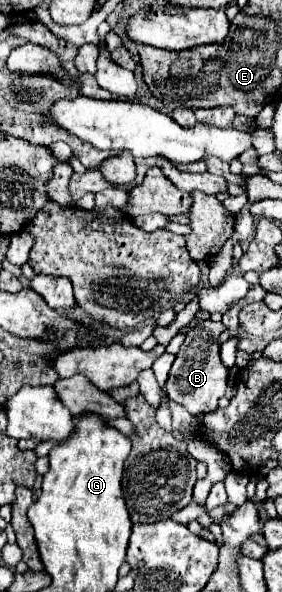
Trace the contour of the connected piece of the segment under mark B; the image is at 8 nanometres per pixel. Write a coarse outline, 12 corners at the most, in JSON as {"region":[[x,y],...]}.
{"region":[[223,322],[193,328],[165,392],[191,414],[217,410]]}

